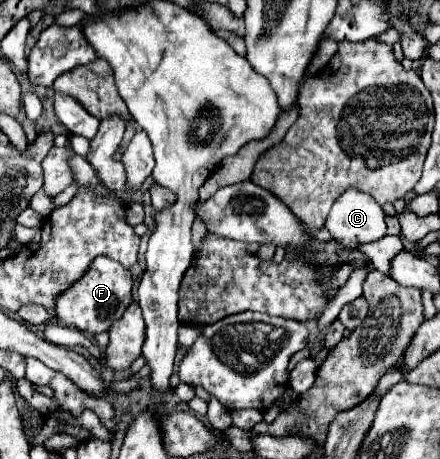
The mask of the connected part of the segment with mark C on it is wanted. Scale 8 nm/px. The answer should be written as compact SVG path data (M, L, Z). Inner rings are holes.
M347 190L337 198L325 228L345 250L355 250L359 244L379 240L387 234L381 206L359 190Z

